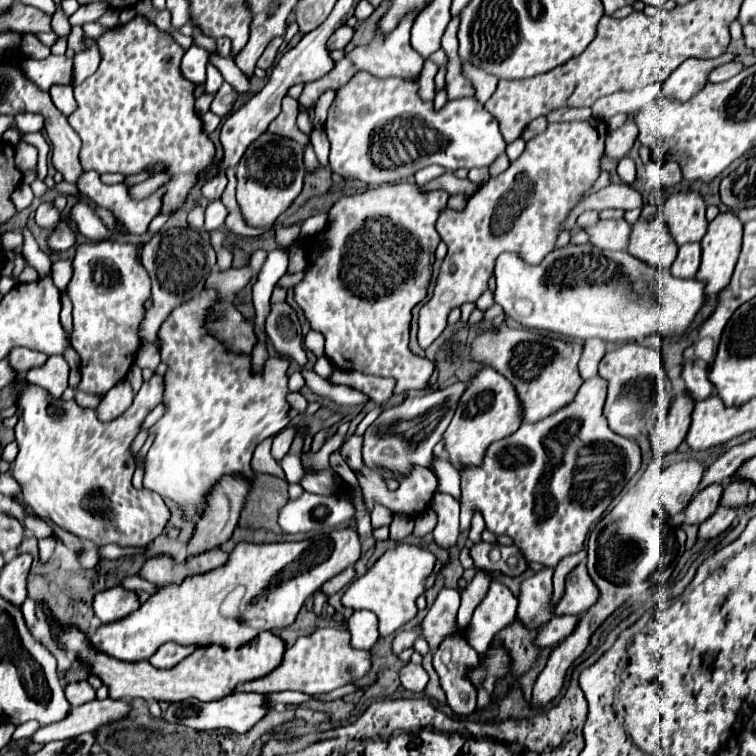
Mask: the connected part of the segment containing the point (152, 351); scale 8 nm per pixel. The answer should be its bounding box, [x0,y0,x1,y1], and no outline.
[137,343,161,369]

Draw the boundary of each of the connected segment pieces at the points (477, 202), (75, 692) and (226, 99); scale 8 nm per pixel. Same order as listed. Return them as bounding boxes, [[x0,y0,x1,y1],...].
[[419,119,607,349],[65,681,95,705],[211,83,237,117]]

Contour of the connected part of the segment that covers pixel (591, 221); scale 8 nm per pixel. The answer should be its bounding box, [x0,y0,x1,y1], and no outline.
[576,210,599,229]

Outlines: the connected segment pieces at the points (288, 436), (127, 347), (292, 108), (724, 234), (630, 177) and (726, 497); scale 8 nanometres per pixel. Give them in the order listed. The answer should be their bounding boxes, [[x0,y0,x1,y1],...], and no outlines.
[[271,427,297,461],[67,241,151,393],[269,95,309,145],[697,211,743,295],[617,157,635,183],[721,481,749,507]]

